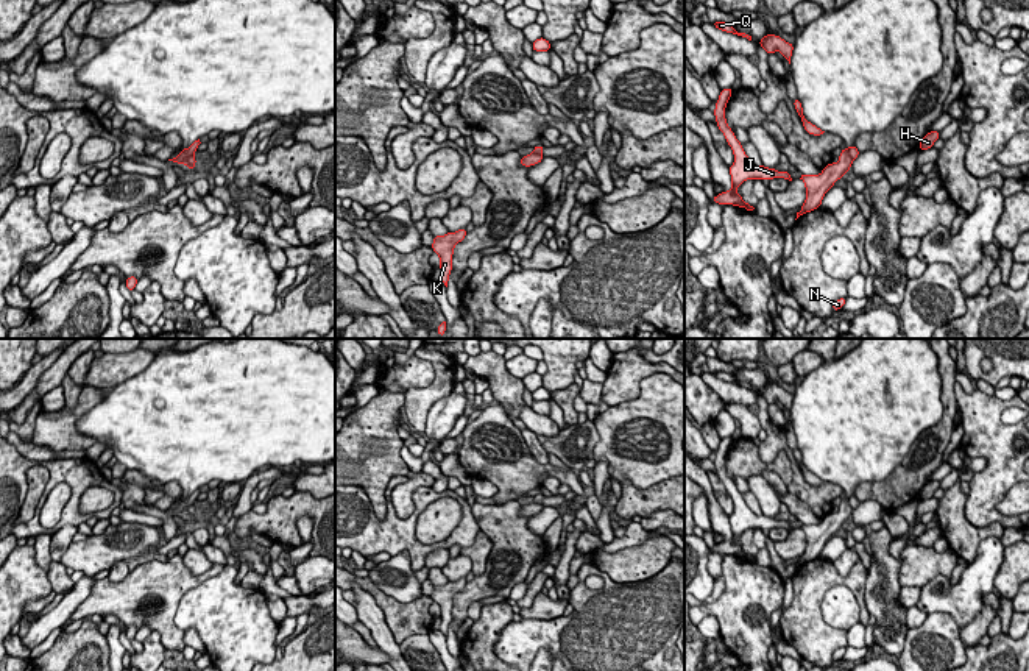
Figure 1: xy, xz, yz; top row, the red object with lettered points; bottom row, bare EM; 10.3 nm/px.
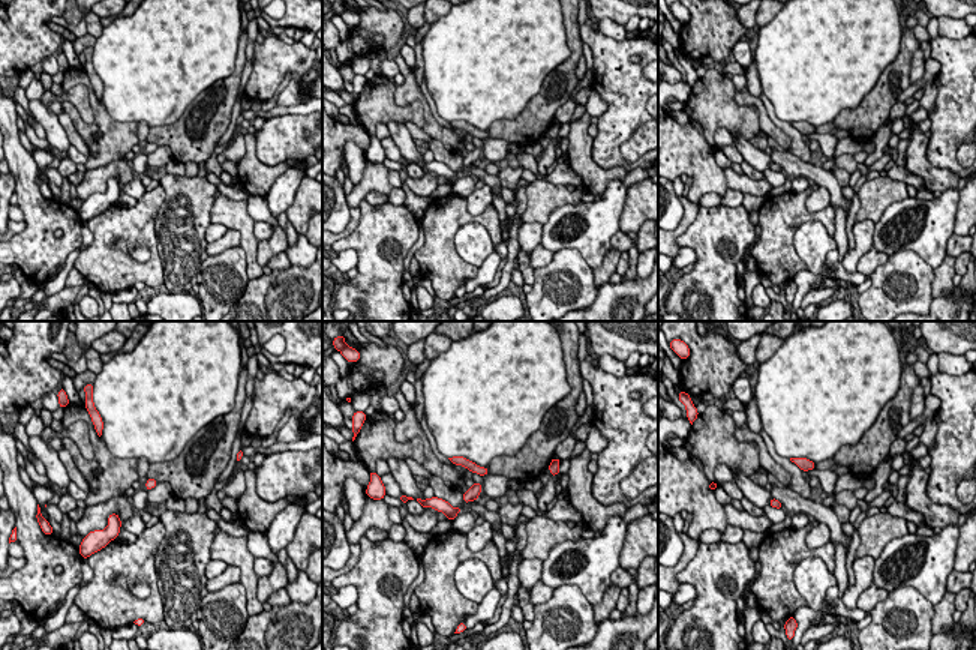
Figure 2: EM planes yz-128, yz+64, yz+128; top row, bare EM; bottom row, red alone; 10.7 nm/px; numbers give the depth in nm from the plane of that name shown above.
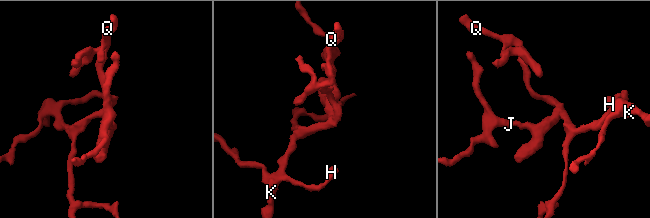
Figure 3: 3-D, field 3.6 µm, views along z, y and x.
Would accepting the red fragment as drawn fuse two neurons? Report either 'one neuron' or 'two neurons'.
two neurons

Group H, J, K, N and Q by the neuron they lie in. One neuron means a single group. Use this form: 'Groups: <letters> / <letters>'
Groups: H K N Q / J

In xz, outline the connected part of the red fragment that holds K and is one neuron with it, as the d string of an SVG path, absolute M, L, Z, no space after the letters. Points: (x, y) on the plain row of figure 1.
M466 577L455 582L447 582L444 585L435 585L432 599L440 605L440 630L447 637L449 624L452 621L452 604L454 596L466 587Z

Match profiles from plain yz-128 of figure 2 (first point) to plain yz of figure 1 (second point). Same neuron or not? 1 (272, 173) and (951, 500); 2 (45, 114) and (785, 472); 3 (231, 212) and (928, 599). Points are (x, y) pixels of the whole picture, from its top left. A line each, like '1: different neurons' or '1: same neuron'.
1: same neuron
2: different neurons
3: different neurons

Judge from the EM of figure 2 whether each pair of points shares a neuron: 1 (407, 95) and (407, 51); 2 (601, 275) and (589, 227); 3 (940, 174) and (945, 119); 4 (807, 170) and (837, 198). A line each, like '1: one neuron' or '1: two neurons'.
1: two neurons
2: two neurons
3: two neurons
4: one neuron

